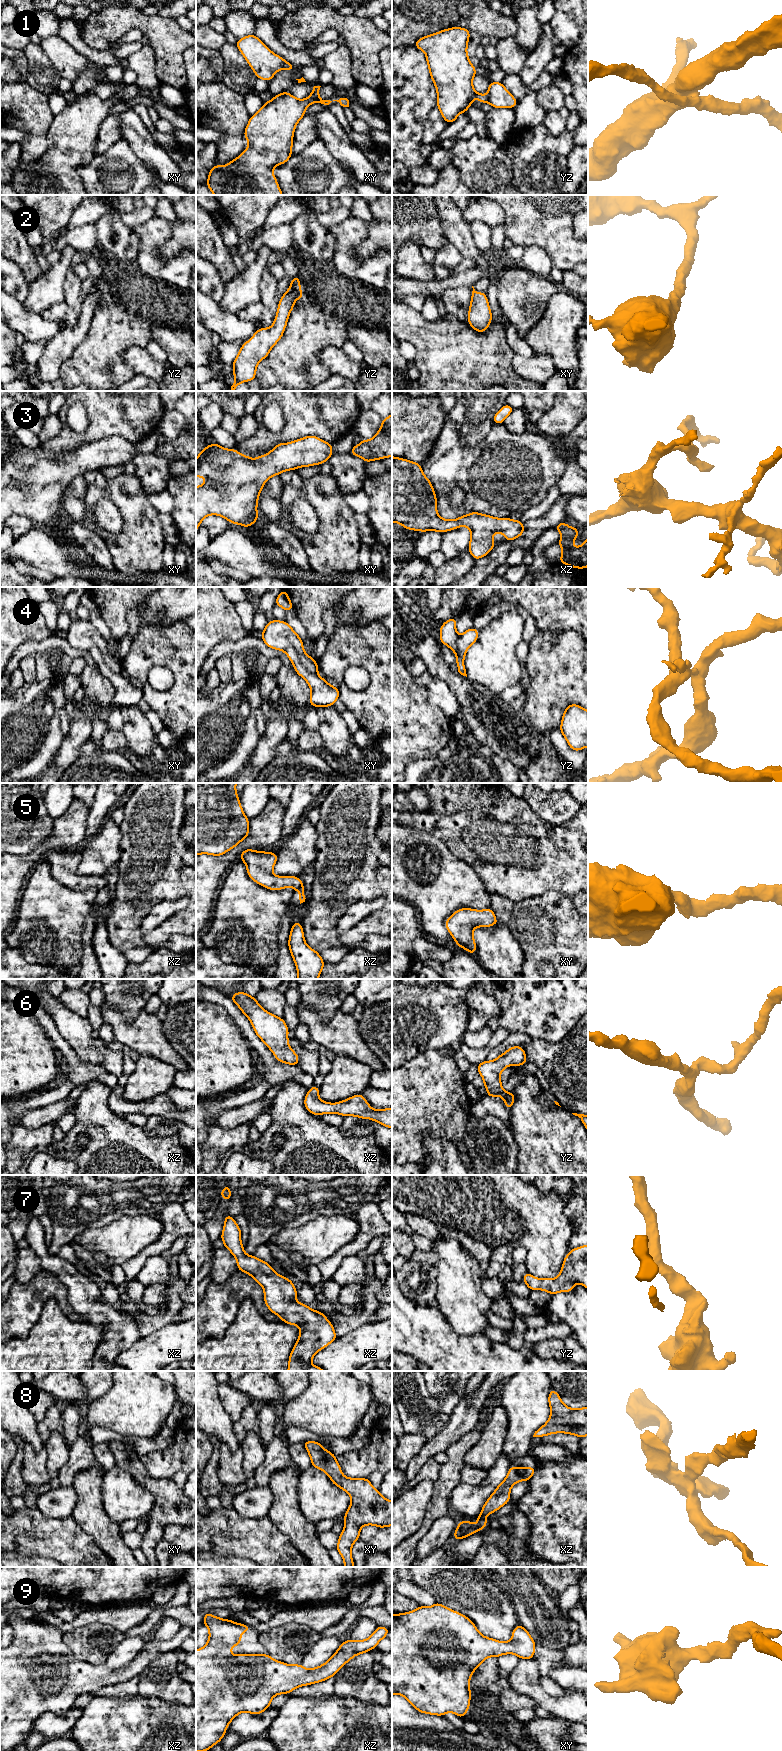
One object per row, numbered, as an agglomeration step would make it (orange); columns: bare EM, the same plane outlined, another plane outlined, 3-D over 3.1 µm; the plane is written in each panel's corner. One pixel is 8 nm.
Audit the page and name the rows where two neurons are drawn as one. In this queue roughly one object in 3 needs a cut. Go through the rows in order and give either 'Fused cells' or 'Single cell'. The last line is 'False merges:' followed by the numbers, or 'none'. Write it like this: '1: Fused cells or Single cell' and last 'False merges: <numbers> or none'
1: Fused cells
2: Single cell
3: Single cell
4: Fused cells
5: Single cell
6: Single cell
7: Single cell
8: Single cell
9: Single cell
False merges: 1, 4

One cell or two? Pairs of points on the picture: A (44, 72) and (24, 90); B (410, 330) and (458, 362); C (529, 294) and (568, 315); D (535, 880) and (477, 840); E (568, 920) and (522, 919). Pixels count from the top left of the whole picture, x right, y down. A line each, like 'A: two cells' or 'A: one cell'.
A: two cells
B: one cell
C: two cells
D: one cell
E: one cell

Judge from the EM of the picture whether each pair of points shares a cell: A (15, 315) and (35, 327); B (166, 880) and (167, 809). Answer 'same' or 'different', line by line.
A: same
B: same

